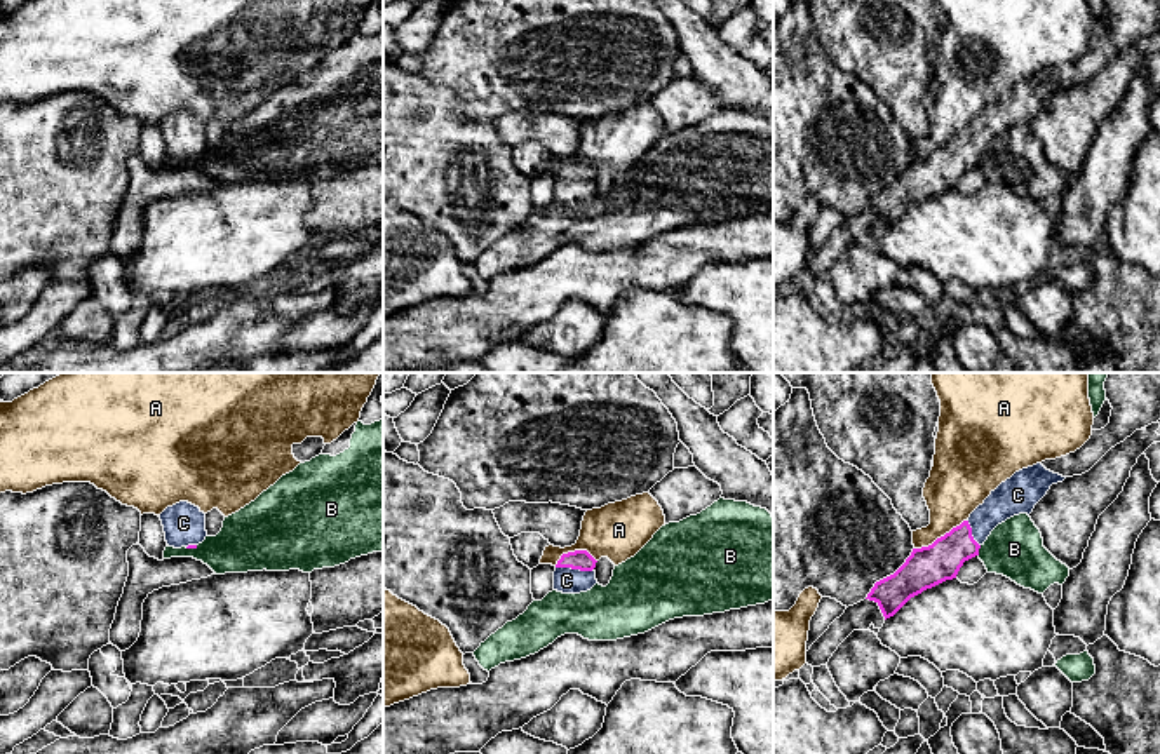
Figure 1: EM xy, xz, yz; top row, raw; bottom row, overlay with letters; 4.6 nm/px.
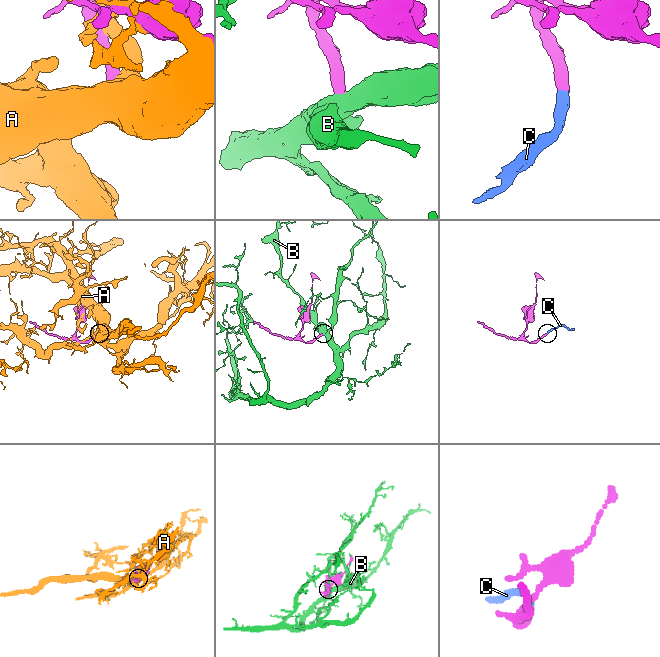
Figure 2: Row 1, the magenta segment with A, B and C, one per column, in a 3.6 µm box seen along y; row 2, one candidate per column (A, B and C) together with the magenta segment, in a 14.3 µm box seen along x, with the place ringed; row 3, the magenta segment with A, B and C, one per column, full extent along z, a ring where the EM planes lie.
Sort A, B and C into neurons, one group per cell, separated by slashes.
A / B / C

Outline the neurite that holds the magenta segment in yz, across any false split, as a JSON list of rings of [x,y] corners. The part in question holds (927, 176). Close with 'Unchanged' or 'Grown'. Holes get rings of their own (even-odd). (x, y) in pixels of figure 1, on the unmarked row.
[[[1042,73],[1015,82],[960,136],[928,157],[913,158],[906,172],[894,185],[876,192],[866,209],[880,216],[885,230],[894,226],[911,207],[956,188],[963,172],[979,165],[979,158],[998,134],[1019,124],[1029,125],[1050,96],[1064,89]]]. Grown

